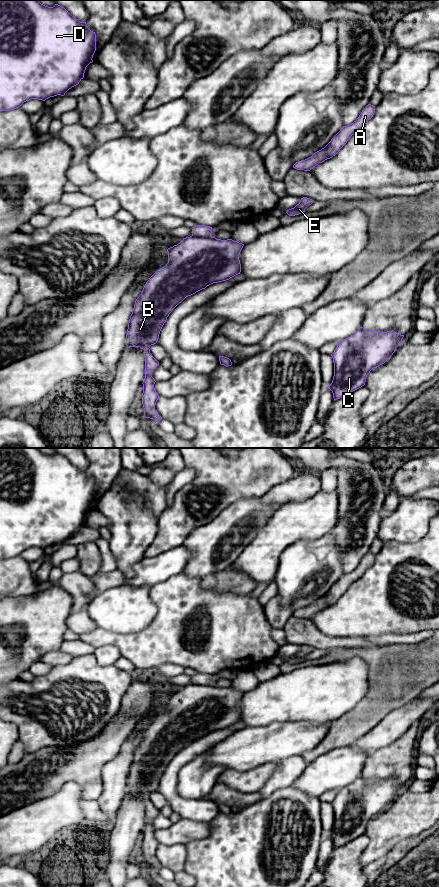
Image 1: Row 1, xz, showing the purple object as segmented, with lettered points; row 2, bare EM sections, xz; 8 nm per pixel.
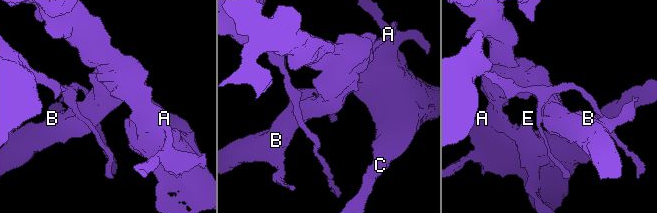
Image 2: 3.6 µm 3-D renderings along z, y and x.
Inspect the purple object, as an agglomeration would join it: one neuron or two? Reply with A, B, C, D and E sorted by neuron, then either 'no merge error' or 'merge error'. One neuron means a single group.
A B C E / D; merge error

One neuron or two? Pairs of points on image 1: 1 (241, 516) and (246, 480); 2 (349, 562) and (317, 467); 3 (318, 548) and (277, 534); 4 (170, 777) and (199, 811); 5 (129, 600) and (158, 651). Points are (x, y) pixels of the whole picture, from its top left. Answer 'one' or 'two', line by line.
1: two
2: one
3: two
4: one
5: two

